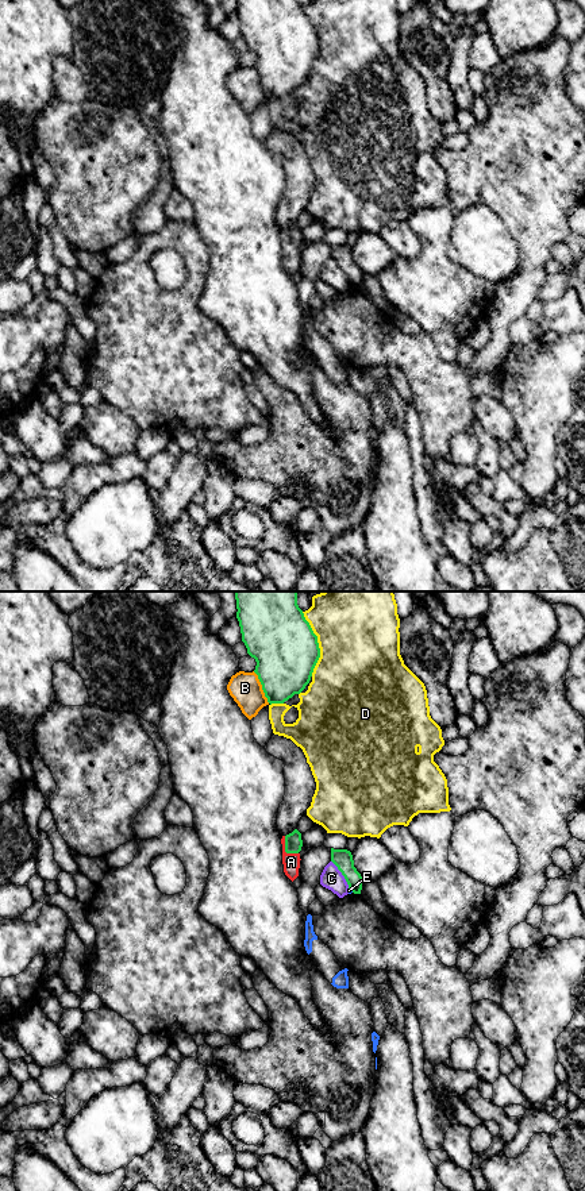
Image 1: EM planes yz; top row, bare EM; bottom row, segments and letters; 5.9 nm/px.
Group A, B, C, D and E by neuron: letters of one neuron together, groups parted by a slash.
A / B / C / D / E

